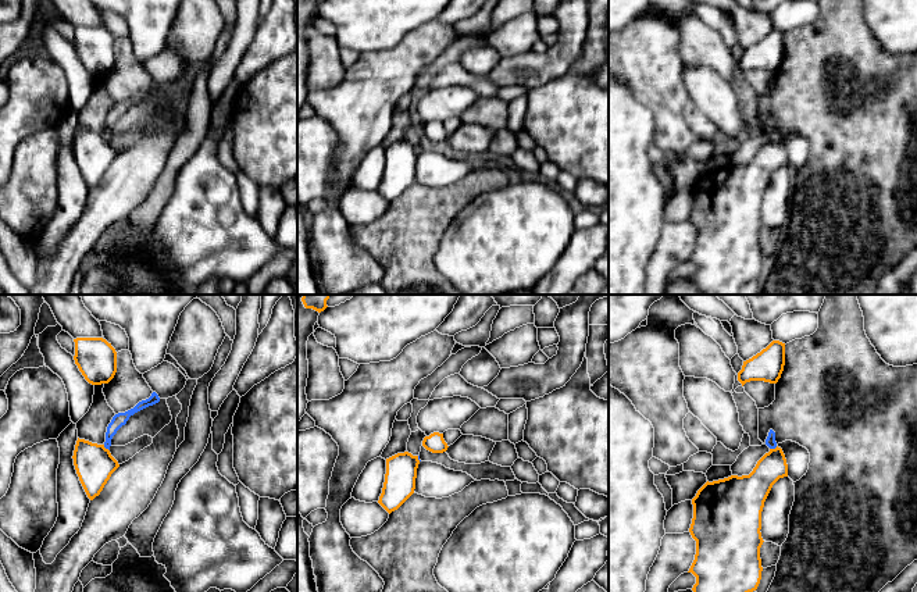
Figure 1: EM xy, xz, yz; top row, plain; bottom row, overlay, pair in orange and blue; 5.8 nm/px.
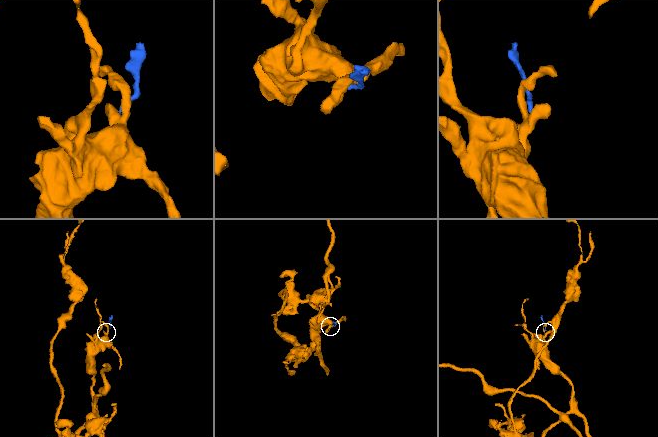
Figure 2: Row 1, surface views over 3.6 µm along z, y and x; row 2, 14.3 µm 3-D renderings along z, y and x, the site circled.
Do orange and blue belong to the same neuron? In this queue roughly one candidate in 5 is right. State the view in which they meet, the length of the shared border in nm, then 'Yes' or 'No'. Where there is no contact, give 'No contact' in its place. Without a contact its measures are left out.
Touches orange in xy. Shared border 50 nm. No

